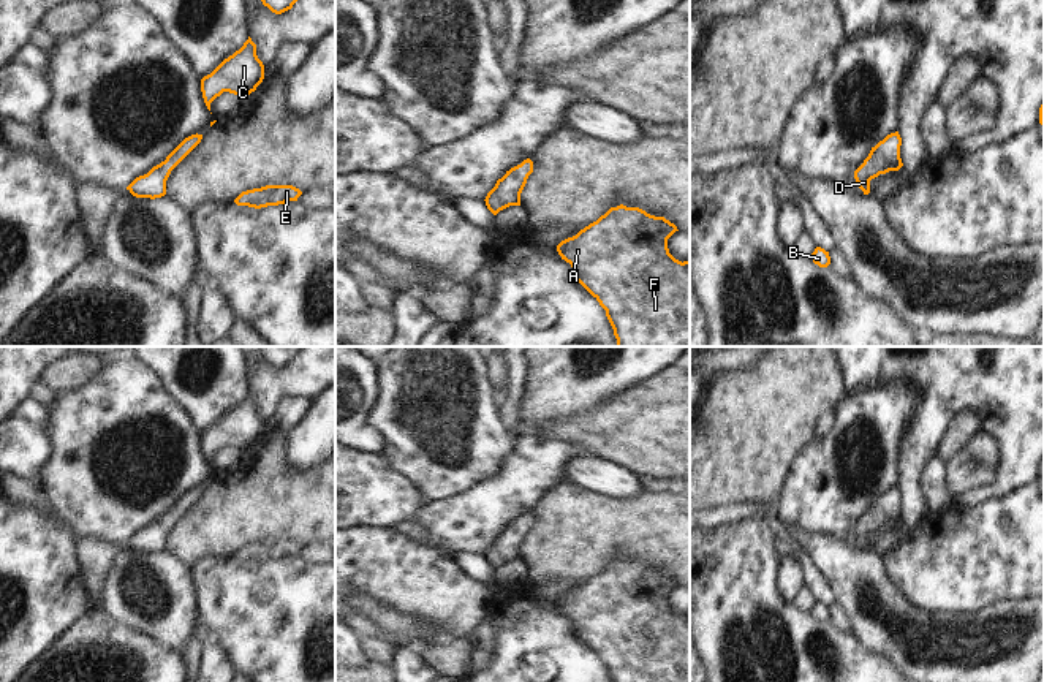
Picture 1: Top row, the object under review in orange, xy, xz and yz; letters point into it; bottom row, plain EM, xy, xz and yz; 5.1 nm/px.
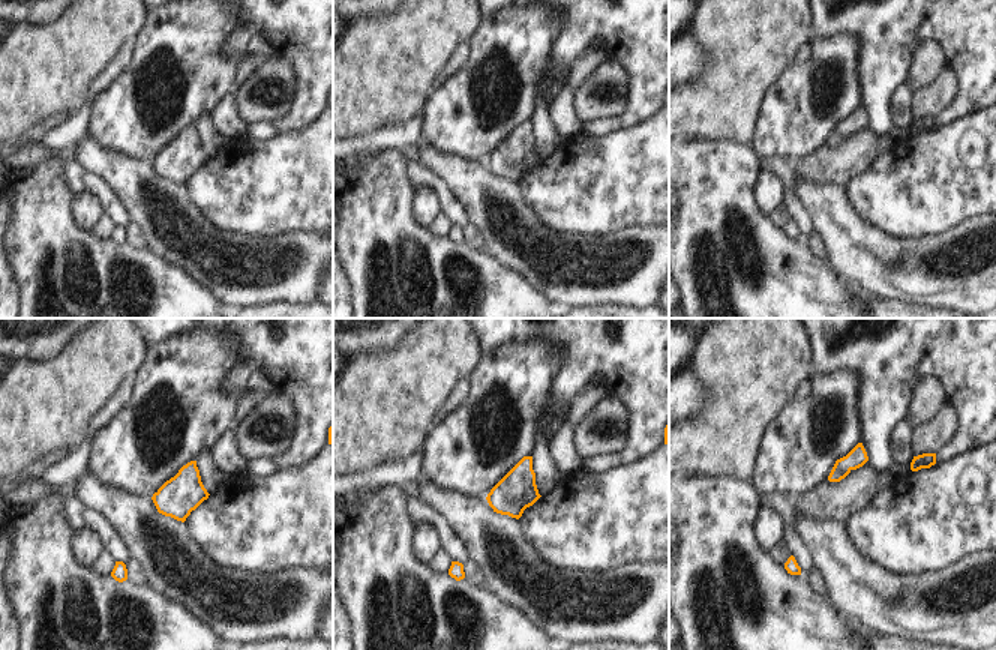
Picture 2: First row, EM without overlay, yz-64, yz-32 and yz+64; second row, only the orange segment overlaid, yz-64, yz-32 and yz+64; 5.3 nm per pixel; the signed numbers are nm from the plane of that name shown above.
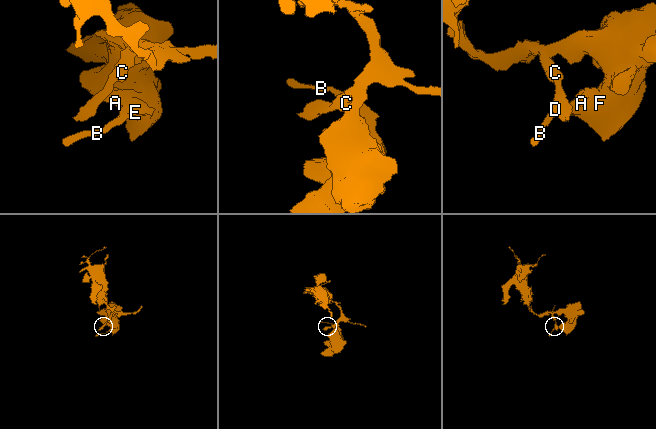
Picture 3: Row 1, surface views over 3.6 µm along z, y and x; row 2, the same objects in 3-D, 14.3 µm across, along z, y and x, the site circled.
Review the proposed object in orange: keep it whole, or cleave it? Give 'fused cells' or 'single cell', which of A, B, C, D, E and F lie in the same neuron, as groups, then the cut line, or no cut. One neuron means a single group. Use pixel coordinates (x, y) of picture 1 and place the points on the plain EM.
single cell; groups A B C D E F; cut none

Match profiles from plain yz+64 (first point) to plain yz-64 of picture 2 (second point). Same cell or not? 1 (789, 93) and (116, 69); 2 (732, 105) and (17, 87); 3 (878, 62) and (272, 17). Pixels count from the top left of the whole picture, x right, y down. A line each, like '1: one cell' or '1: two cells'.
1: two cells
2: one cell
3: one cell

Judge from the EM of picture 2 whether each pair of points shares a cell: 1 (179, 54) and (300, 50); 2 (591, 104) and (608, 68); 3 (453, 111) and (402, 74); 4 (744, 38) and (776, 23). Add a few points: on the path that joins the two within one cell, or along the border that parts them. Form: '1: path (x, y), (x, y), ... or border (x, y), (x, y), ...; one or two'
1: border (239, 20), (224, 42), (228, 56); two
2: path (587, 95), (603, 77); one
3: border (432, 90), (422, 110); two
4: path (752, 30), (759, 23), (768, 23); one

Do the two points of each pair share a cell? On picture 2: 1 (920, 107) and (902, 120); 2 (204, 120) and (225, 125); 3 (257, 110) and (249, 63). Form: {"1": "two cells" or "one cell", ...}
{"1": "two cells", "2": "two cells", "3": "two cells"}

